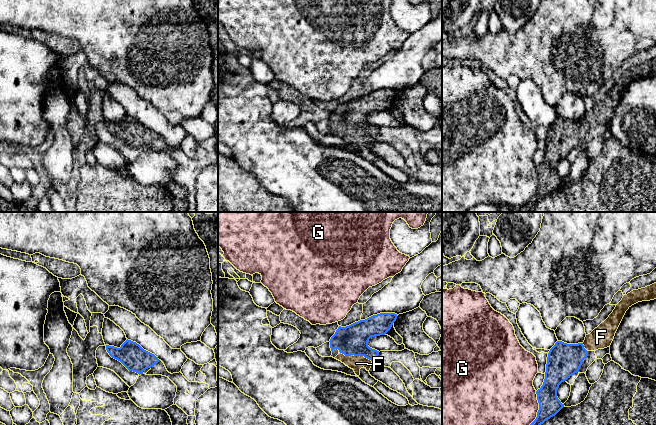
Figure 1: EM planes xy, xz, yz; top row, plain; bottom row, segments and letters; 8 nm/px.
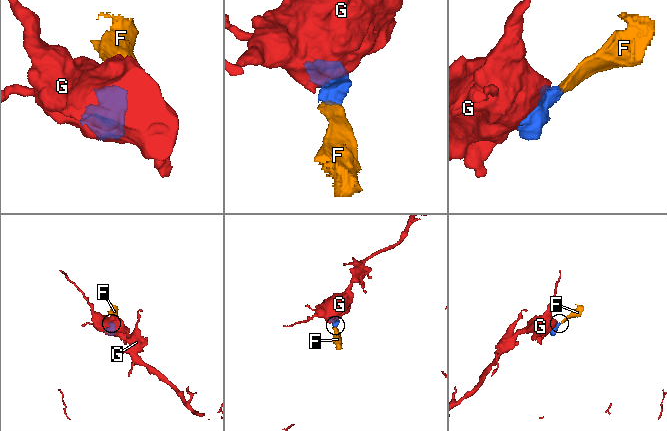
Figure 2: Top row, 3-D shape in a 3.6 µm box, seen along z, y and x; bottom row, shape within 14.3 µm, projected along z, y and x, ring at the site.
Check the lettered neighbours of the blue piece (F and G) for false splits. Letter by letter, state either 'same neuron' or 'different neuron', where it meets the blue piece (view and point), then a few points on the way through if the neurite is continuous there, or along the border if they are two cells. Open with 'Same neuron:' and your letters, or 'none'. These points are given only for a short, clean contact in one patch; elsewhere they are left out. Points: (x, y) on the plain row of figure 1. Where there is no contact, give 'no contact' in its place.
Same neuron: F
F: same neuron; contact xz (355, 131); way xz (351, 116), (355, 131), (356, 139)
G: different neuron; contact yz (532, 198)

